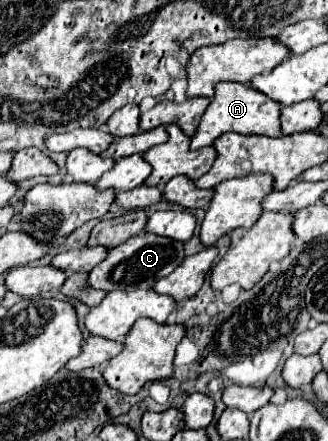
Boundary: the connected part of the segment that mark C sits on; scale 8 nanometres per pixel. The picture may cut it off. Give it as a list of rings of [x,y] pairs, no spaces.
[[[141,233],[141,235],[129,237],[125,243],[113,247],[107,253],[107,257],[97,267],[93,267],[89,271],[87,281],[93,289],[101,289],[101,291],[151,289],[151,285],[157,279],[167,277],[173,269],[177,269],[183,263],[183,259],[185,259],[185,255],[183,255],[183,243],[181,241],[155,237],[153,233]]]

